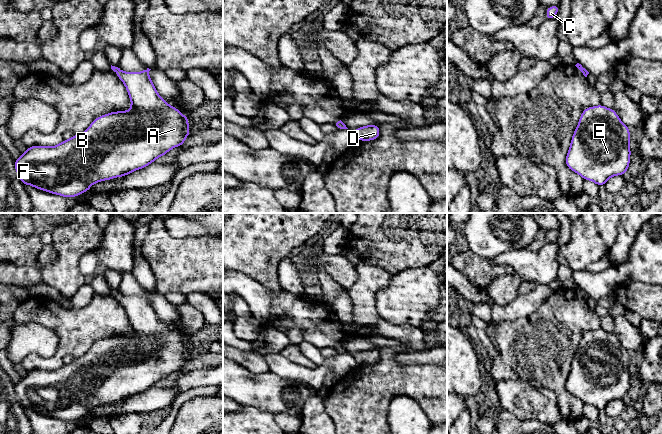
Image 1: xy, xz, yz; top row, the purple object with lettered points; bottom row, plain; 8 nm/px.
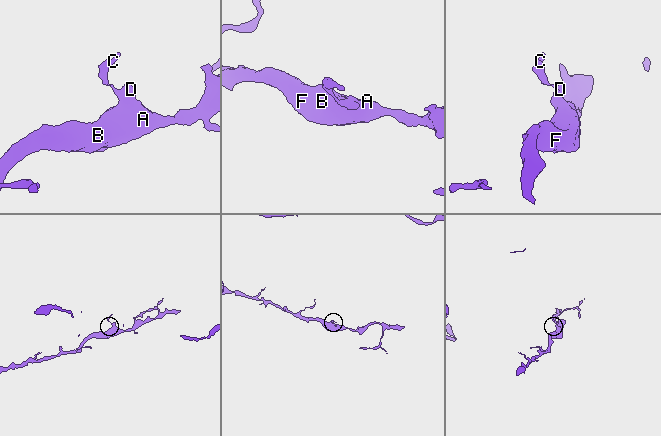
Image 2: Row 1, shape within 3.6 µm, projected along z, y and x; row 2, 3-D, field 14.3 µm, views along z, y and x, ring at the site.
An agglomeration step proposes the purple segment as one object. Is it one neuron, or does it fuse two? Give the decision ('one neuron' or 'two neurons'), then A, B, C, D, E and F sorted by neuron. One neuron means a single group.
one neuron; groups A B C D E F

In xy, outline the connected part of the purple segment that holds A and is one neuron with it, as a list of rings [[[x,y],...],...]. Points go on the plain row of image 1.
[[[112,289],[111,293],[125,309],[131,332],[98,340],[85,356],[56,370],[27,371],[26,376],[14,385],[17,399],[24,409],[72,422],[89,415],[92,408],[143,393],[171,373],[184,369],[190,358],[190,342],[158,318],[149,300],[151,293],[124,296]]]

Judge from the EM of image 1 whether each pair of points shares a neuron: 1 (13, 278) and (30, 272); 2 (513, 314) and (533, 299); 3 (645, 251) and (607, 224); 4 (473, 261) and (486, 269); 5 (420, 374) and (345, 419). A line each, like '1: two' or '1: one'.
1: one
2: one
3: two
4: one
5: one

